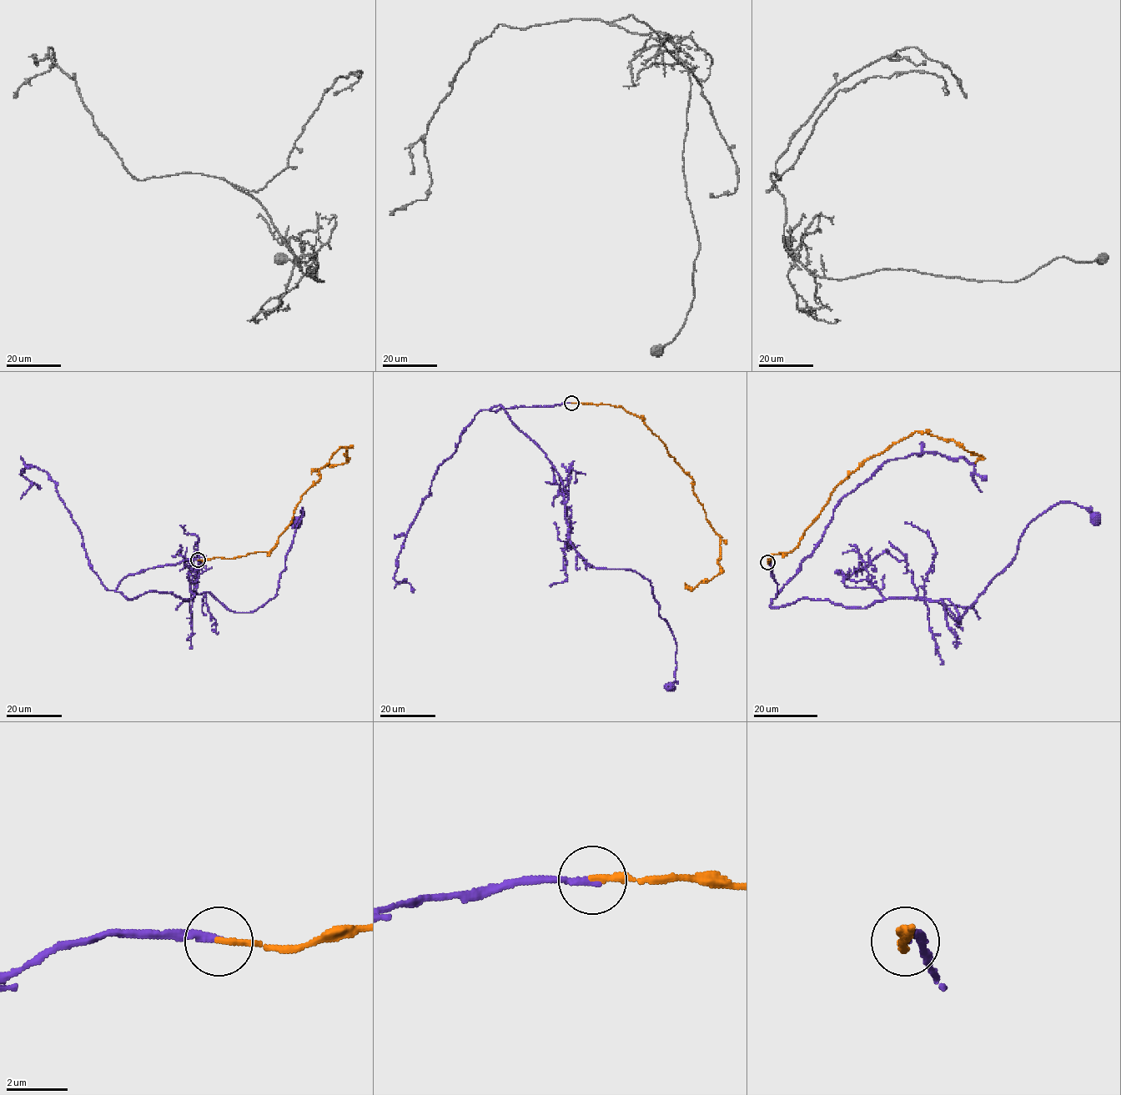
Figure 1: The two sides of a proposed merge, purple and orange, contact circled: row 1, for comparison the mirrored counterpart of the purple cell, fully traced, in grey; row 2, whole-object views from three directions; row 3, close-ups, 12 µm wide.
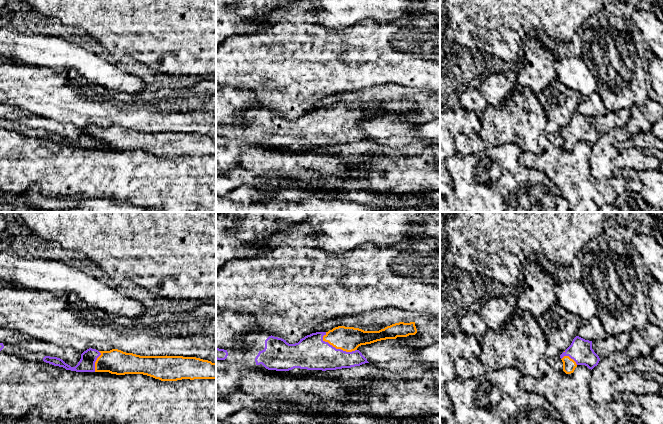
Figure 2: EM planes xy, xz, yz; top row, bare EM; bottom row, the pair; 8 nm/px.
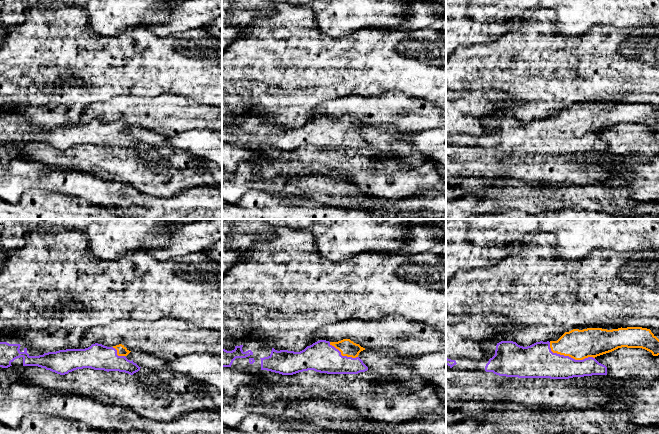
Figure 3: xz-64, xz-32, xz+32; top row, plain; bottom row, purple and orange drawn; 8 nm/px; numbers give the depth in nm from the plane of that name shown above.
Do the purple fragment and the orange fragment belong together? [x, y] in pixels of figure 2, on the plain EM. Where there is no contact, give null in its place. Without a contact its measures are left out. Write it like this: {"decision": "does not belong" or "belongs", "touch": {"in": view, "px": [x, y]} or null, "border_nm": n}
{"decision": "belongs", "touch": {"in": "xz", "px": [338, 125]}, "border_nm": 300}

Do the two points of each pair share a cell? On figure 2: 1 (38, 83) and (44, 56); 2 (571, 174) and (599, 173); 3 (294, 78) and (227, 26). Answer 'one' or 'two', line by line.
1: two
2: two
3: two

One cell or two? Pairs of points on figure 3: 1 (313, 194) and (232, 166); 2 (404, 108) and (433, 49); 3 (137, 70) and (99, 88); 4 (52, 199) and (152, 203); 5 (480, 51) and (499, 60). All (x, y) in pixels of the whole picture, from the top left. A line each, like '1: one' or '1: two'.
1: two
2: two
3: one
4: two
5: one

